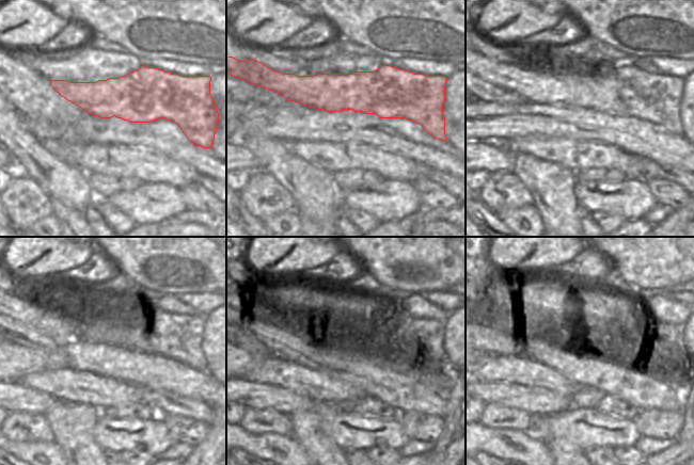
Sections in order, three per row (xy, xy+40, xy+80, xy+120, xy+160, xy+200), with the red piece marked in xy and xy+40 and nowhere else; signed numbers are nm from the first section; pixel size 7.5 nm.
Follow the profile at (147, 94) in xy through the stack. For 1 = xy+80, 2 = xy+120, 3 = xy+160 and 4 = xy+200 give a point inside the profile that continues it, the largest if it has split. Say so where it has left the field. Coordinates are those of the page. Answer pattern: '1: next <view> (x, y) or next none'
1: next xy+80 (624, 90)
2: next xy+120 (178, 337)
3: next xy+160 (426, 335)
4: next xy+200 (669, 335)

